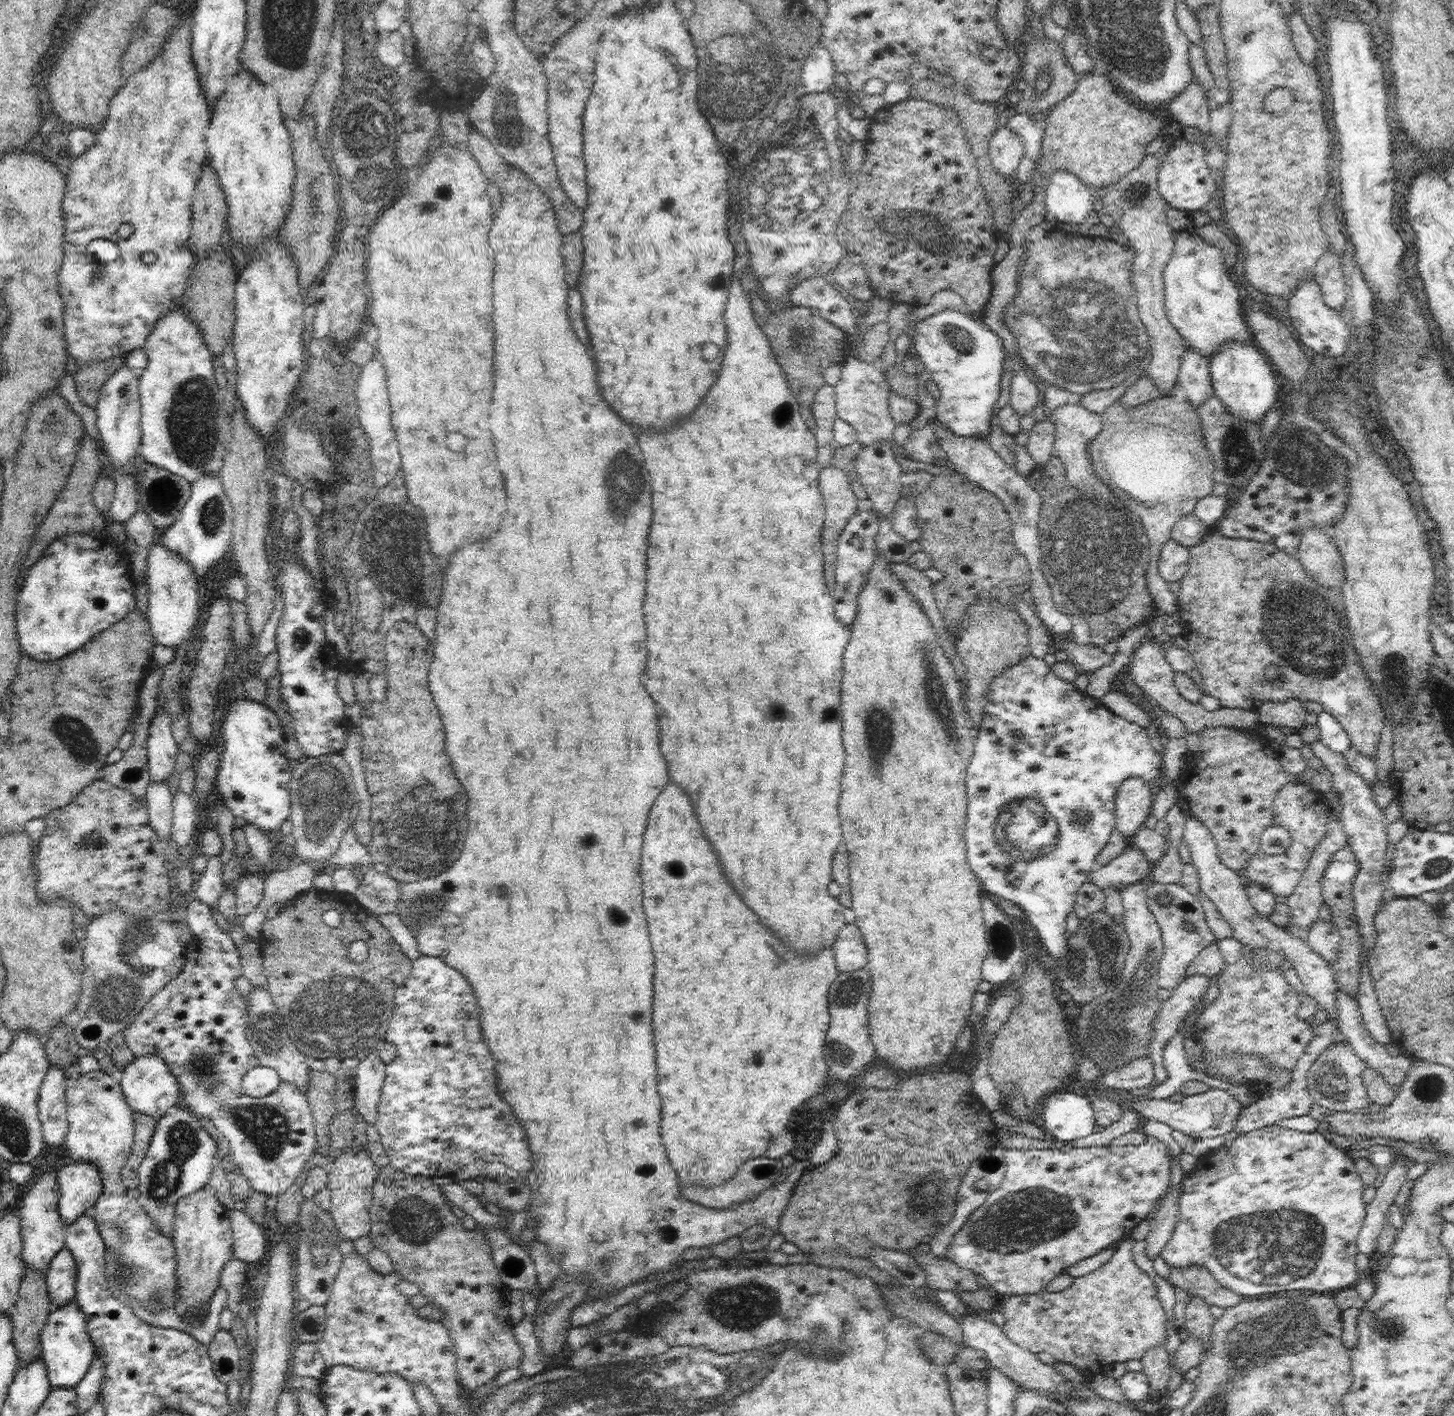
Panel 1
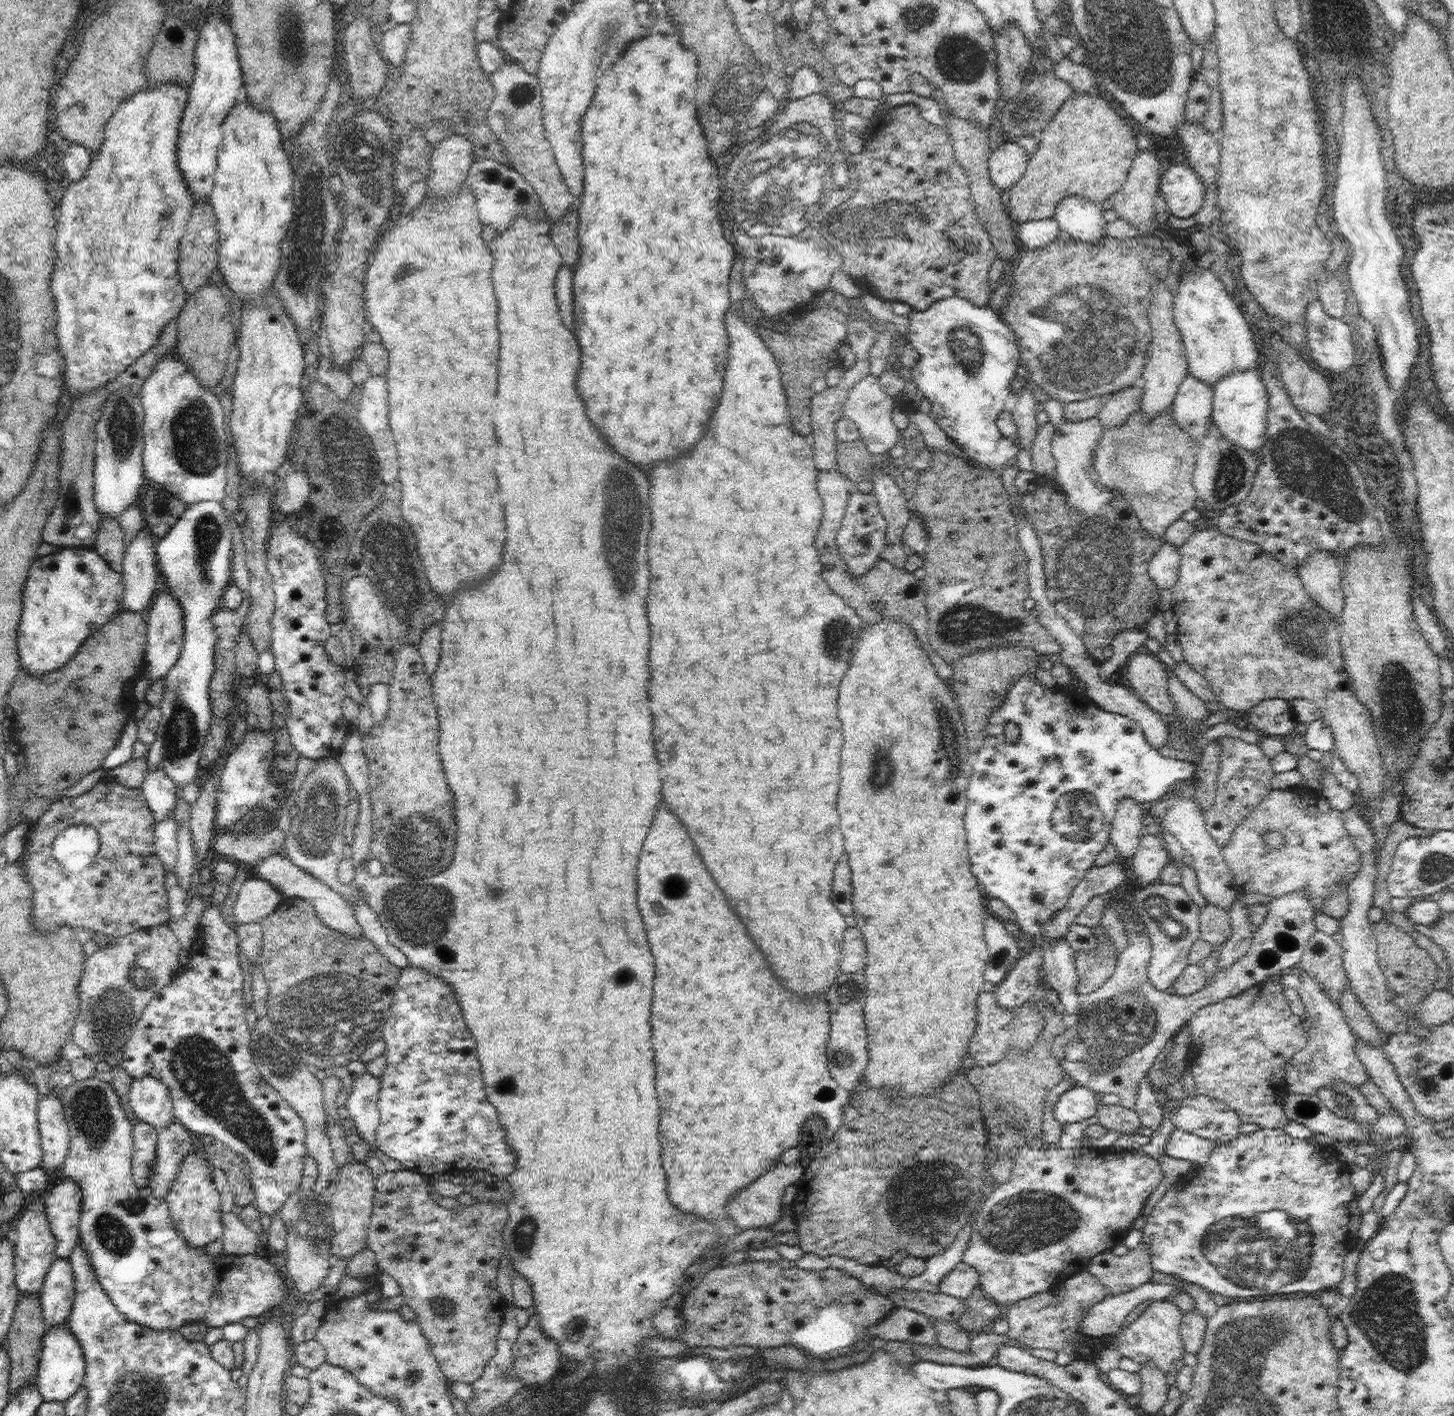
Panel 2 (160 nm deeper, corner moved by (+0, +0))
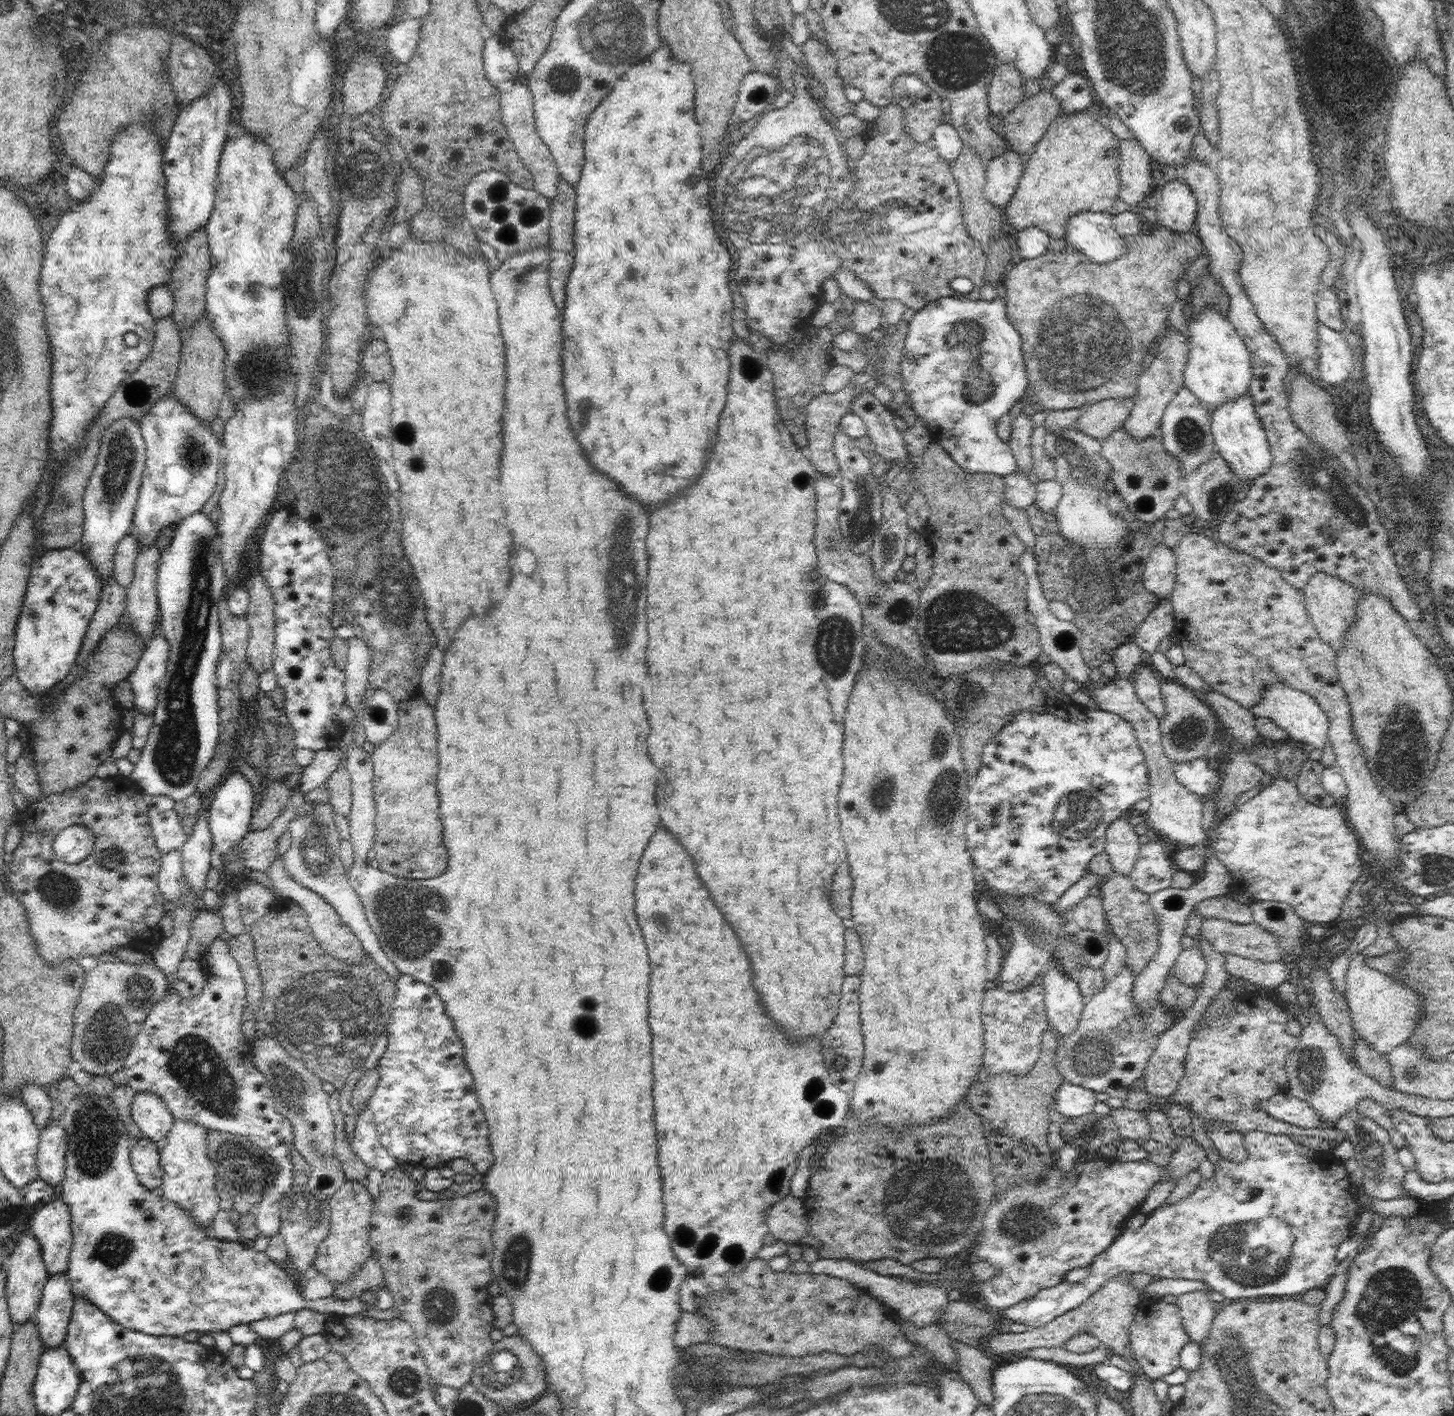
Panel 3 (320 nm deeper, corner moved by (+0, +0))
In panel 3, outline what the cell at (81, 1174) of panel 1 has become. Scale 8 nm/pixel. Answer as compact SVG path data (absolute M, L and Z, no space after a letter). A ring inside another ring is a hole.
M56 1196L48 1204L36 1209L31 1218L30 1231L38 1239L42 1247L42 1260L49 1276L67 1272L69 1254L72 1248L72 1231L69 1206L62 1198Z

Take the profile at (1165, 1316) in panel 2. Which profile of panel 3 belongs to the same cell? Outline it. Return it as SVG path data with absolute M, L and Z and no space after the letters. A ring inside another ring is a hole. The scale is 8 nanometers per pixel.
M1165 1301L1154 1302L1150 1306L1138 1309L1129 1331L1136 1362L1140 1364L1145 1376L1154 1380L1166 1376L1179 1367L1180 1351L1191 1341L1182 1324L1180 1307L1177 1303L1171 1304Z

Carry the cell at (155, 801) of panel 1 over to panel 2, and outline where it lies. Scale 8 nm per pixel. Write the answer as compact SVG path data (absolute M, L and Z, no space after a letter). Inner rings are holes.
M167 816L155 825L155 851L166 870L174 871L178 860L177 831L174 816Z

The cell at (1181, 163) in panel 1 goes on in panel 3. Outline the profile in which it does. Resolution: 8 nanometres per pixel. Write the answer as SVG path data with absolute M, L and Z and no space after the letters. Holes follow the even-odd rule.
M1172 179L1168 181L1164 188L1158 192L1159 204L1155 207L1157 212L1157 220L1159 224L1174 232L1188 233L1190 226L1194 224L1197 217L1197 200L1190 187L1183 182L1183 179Z

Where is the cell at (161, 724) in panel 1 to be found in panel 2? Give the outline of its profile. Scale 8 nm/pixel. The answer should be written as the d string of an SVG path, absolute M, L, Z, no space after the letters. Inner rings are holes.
M163 768L148 771L141 784L145 802L154 815L155 824L167 816L174 816L179 789Z

